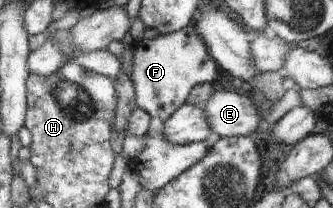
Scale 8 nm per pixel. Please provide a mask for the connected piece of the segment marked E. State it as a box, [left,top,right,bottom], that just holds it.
[201,90,264,138]

